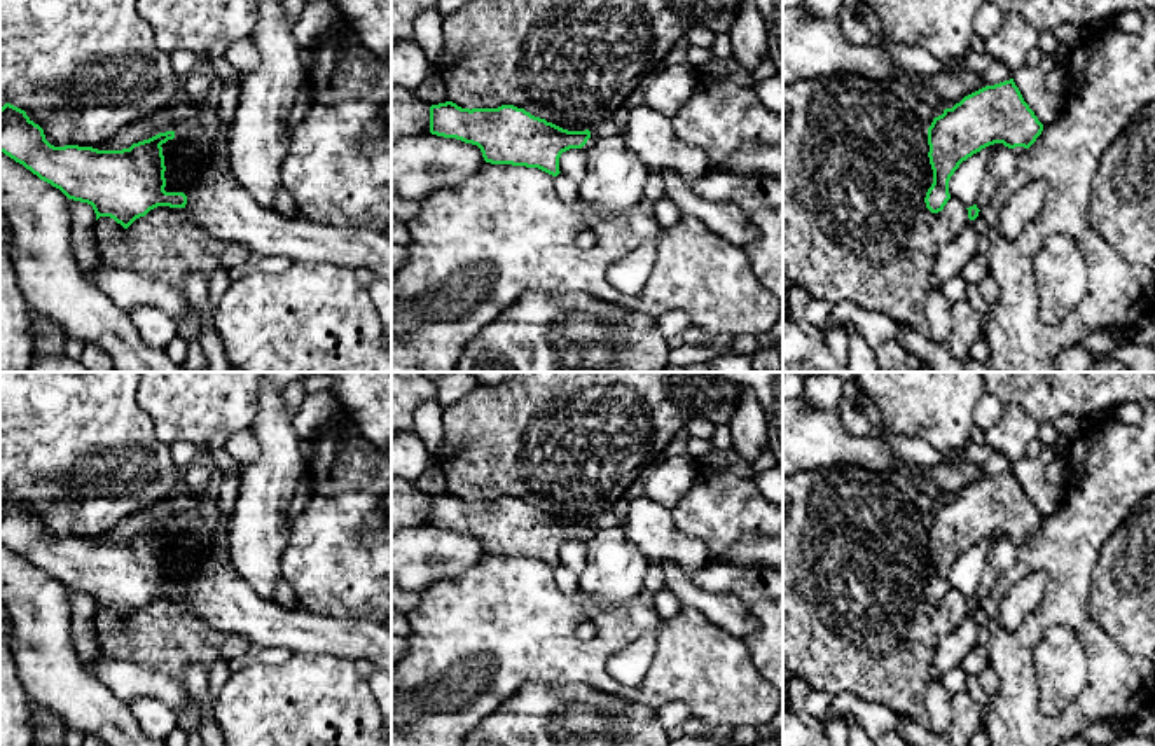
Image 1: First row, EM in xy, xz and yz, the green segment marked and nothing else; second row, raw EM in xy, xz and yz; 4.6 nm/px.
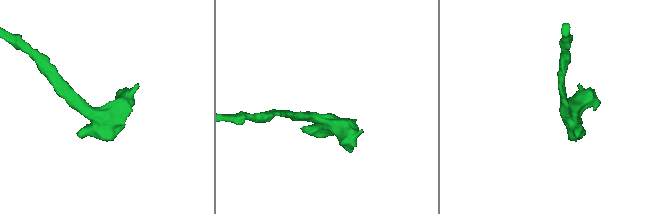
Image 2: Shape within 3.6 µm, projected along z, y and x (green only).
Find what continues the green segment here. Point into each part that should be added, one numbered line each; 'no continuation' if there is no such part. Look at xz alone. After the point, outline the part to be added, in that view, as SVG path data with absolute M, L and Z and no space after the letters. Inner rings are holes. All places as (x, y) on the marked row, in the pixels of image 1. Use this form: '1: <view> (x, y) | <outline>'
1: xz (608, 128) | M610 119L610 121L596 124L589 131L591 131L591 138L587 140L587 143L594 143L594 142L608 138L608 136L624 135L624 124L615 122L615 121Z

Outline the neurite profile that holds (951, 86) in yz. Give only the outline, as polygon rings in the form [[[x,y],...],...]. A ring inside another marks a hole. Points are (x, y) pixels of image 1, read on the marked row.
[[[958,61],[945,63],[945,70],[926,79],[930,100],[937,100],[944,108],[952,108],[965,96],[984,87],[980,73],[959,72]]]

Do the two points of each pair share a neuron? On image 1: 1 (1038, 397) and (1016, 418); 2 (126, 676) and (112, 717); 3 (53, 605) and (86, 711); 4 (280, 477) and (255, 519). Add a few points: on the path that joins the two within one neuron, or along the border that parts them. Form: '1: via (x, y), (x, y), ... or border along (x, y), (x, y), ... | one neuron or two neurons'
1: border along (1003, 404), (1017, 404), (1038, 423) | two neurons
2: border along (93, 675), (126, 703) | two neurons
3: via (53, 631), (53, 673), (65, 685) | one neuron
4: via (269, 488), (262, 509) | one neuron

